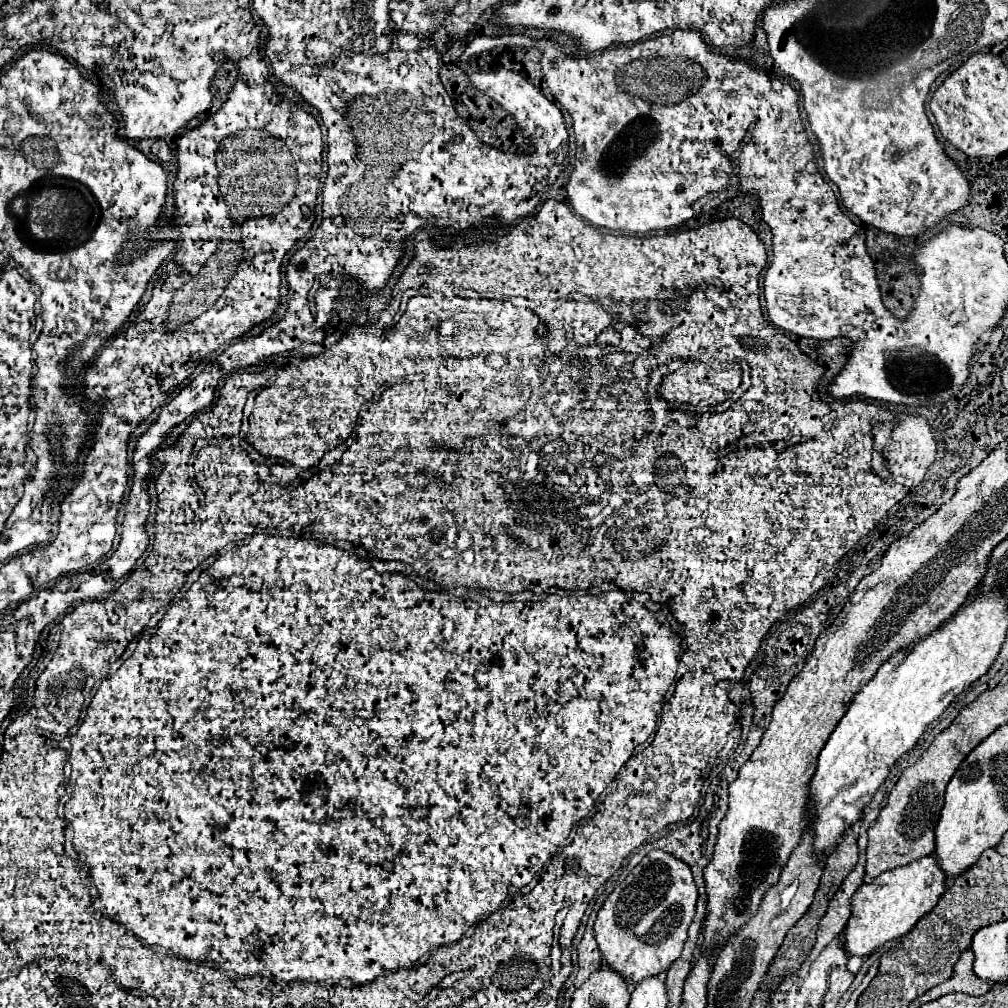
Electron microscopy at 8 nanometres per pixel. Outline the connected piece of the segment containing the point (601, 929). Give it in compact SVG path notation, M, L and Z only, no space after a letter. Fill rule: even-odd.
M663 850L649 852L631 874L607 896L593 924L603 960L635 986L647 976L659 976L681 956L687 928L695 916L697 886L685 862Z

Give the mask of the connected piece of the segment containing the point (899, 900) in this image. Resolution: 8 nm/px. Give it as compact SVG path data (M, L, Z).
M923 856L911 864L883 872L871 882L855 890L851 900L851 916L843 930L843 946L847 954L867 958L885 942L895 940L919 922L945 892L945 874L935 862L935 856Z

